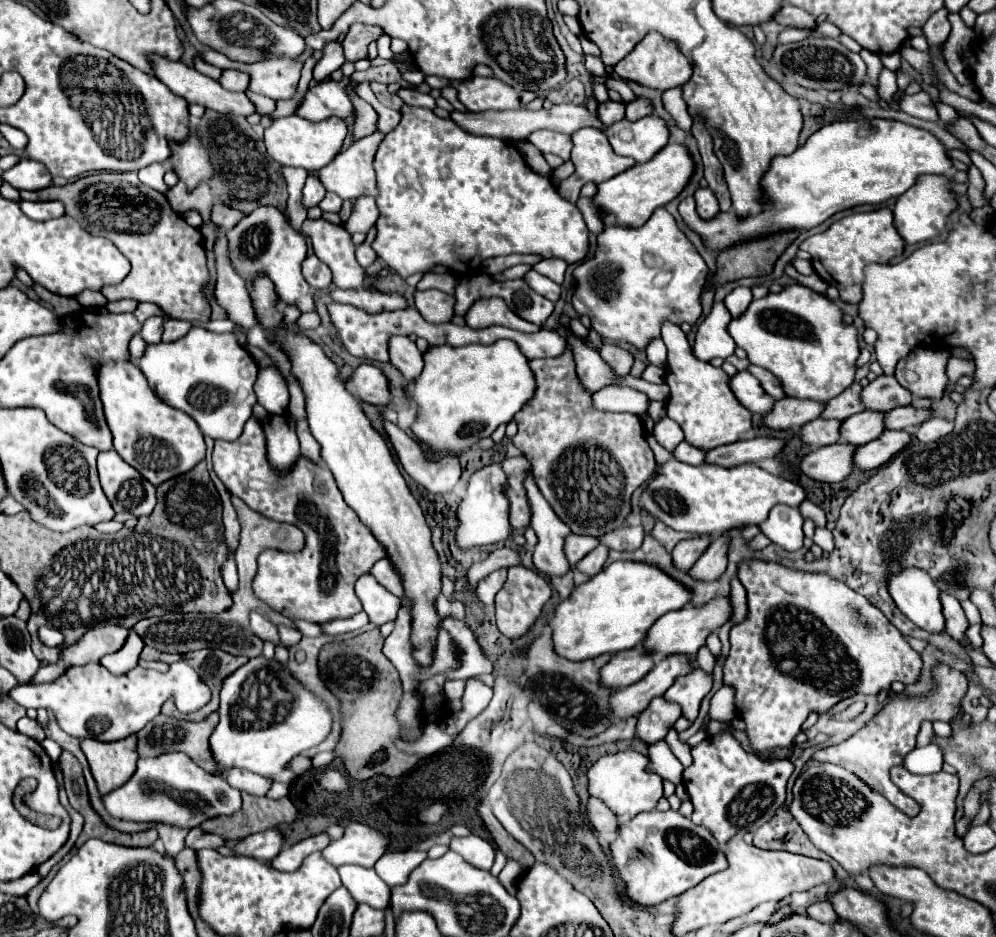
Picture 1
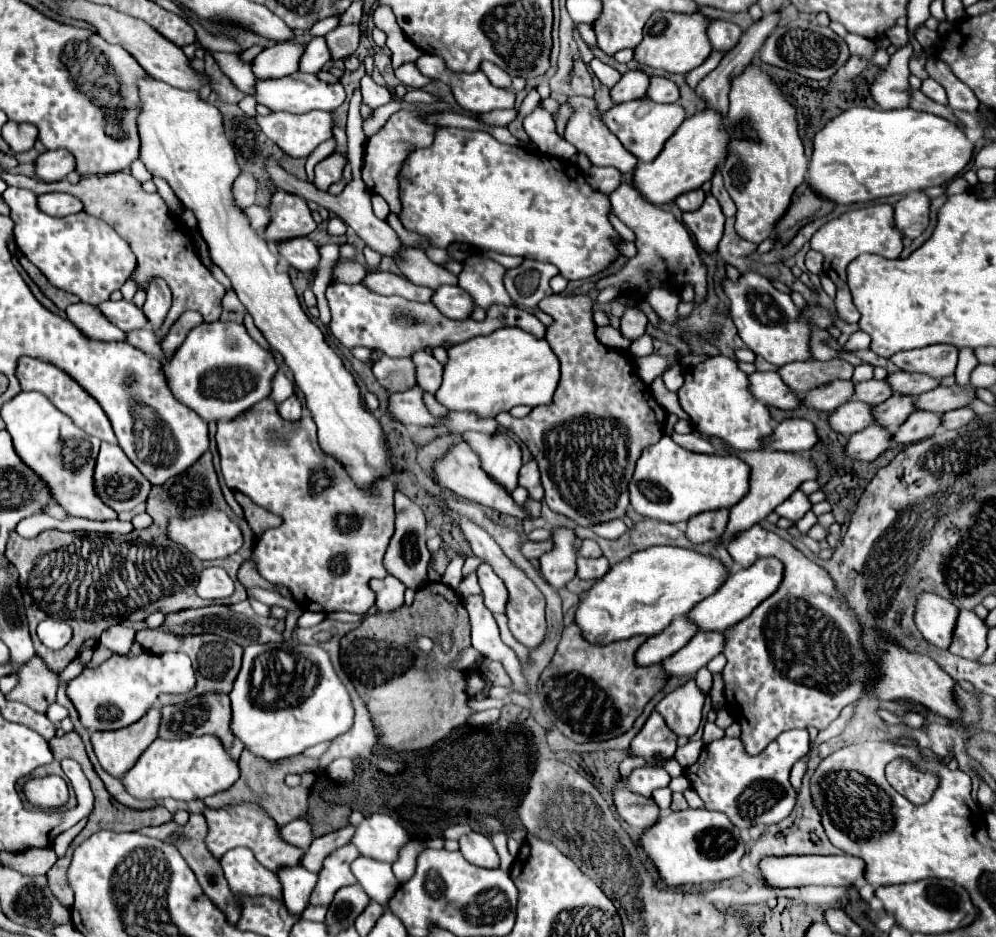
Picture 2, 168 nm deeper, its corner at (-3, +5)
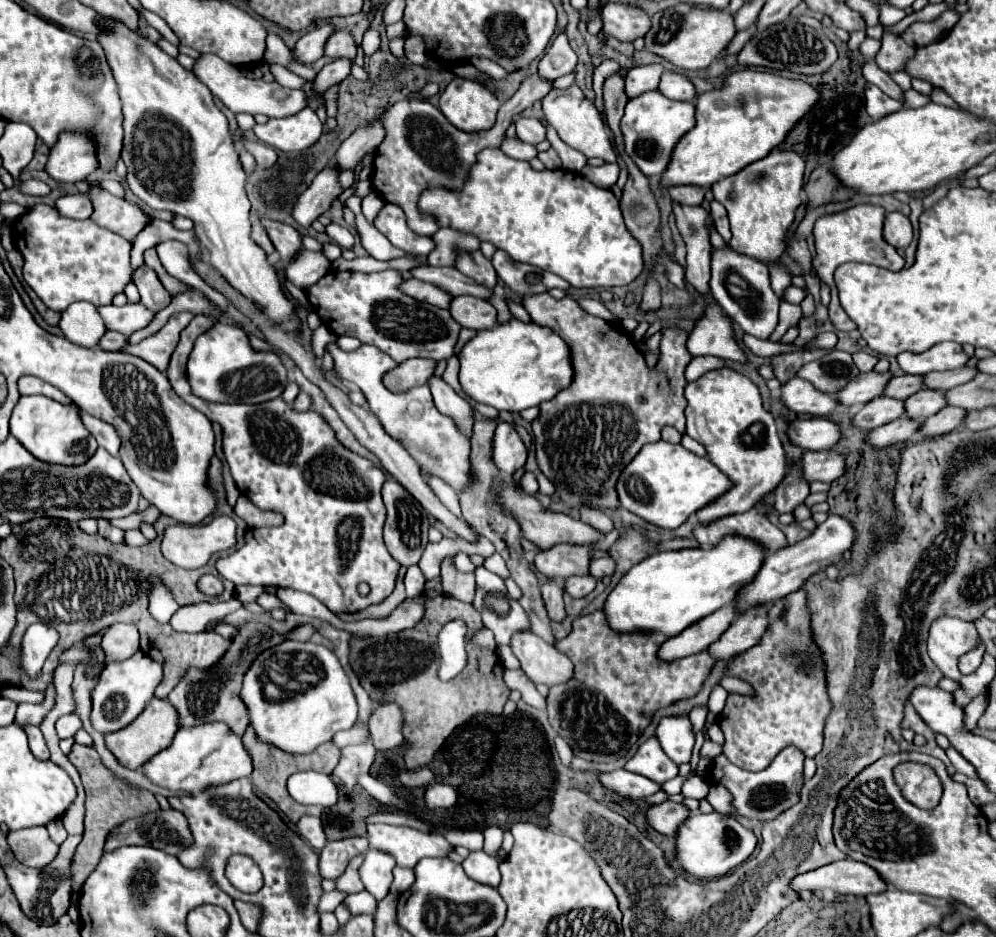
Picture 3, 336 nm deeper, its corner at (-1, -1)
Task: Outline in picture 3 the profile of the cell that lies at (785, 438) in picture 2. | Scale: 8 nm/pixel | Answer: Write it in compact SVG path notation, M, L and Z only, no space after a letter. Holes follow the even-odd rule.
M813 417L793 421L789 425L789 437L795 445L803 445L807 451L833 449L841 439L841 427L827 417Z

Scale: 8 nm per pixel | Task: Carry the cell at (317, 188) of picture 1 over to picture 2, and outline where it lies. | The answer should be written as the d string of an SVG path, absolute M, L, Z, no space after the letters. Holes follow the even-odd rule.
M329 155L315 167L315 181L313 185L321 191L327 191L329 185L337 183L343 177L343 167L347 163L345 155Z

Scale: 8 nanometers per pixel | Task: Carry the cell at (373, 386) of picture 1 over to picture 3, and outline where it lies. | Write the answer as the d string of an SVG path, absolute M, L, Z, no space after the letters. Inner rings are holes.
M409 359L405 363L401 363L397 369L389 371L383 381L387 389L393 391L407 391L411 387L423 385L433 377L433 371L437 367L437 361L433 359Z

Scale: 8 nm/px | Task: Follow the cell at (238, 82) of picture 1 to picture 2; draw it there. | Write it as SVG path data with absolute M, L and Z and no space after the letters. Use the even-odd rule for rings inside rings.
M283 41L283 43L275 43L273 47L263 49L251 61L253 75L257 79L275 79L275 77L285 77L285 75L295 73L303 47L305 45L299 45L293 41Z

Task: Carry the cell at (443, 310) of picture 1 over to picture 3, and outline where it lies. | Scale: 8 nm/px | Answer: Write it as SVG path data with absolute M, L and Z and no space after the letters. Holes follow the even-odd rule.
M455 297L449 311L453 319L467 329L491 329L497 323L497 309L477 297Z

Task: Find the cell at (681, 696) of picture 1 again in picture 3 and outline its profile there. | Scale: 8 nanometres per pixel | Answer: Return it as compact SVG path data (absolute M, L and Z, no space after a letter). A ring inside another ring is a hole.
M687 715L661 719L655 737L659 739L663 751L671 761L675 761L677 765L689 763L695 737L691 733L691 721Z

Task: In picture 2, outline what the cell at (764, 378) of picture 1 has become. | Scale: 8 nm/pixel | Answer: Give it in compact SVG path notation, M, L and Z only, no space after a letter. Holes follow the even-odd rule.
M811 359L807 363L789 363L779 369L781 379L793 393L807 393L819 385L837 381L837 379L851 379L853 365L841 359L831 361L817 361Z

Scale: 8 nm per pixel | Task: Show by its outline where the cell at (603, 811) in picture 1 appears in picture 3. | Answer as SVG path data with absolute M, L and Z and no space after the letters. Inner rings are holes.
M665 801L661 805L653 805L647 811L647 821L663 835L677 835L681 821L685 821L689 815L691 811L683 803Z

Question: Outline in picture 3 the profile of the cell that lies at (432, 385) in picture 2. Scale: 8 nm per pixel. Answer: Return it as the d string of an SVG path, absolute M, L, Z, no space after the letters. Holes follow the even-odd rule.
M431 377L429 379L429 387L431 387L431 393L433 393L433 401L437 405L437 409L451 417L457 425L457 429L467 437L471 439L473 435L473 409L471 405L461 399L443 379L439 377Z

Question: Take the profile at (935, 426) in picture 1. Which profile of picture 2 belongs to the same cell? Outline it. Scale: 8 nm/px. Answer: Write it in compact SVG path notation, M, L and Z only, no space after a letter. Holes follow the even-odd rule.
M953 409L953 411L947 411L945 415L941 415L941 425L945 429L959 429L959 427L967 425L971 419L973 419L971 409Z

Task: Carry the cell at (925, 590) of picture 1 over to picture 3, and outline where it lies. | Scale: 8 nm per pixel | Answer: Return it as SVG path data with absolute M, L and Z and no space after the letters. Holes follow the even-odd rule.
M939 617L933 621L929 631L929 657L941 669L943 677L961 679L957 669L957 661L961 655L969 653L979 645L979 635L973 623L953 619L953 617Z

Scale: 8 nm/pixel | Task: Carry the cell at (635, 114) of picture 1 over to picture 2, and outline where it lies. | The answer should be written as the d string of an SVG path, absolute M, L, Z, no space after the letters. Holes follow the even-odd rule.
M651 77L645 97L655 103L675 103L679 99L679 89L673 81L665 77Z

